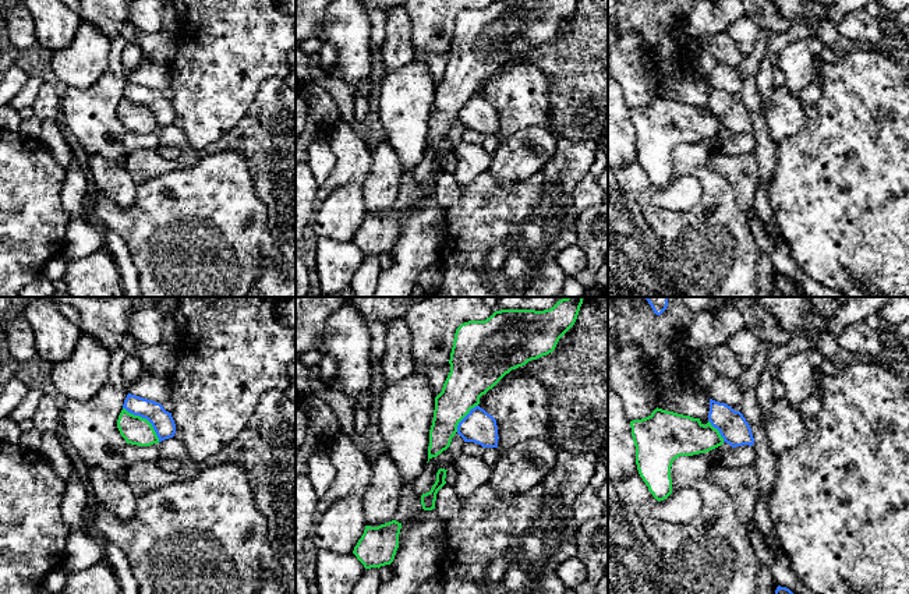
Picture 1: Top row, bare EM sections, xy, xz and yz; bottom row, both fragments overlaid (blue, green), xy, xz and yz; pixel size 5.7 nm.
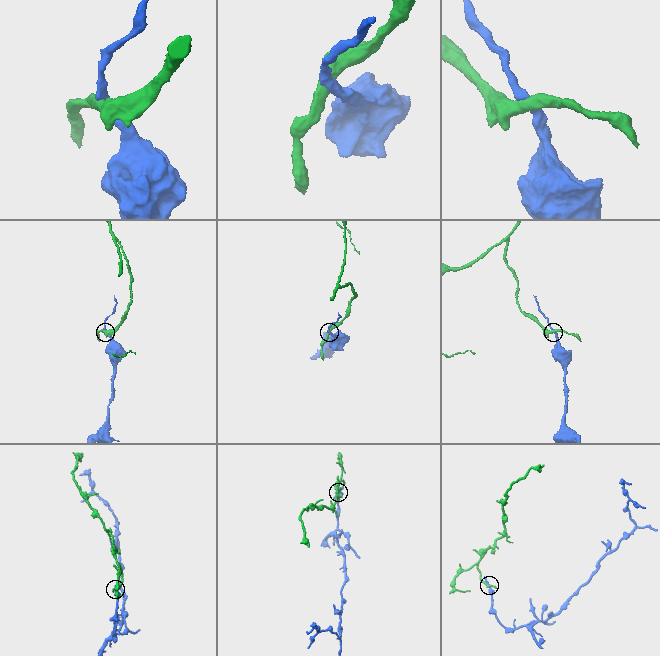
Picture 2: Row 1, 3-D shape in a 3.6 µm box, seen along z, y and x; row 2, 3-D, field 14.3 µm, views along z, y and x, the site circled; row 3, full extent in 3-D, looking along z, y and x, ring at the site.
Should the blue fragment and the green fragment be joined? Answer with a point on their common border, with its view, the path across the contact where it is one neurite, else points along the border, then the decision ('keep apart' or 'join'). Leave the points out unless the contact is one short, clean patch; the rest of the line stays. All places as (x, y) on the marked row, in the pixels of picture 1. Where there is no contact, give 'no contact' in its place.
xy (145, 417) | along xy (123, 407), (144, 417), (159, 441) | keep apart

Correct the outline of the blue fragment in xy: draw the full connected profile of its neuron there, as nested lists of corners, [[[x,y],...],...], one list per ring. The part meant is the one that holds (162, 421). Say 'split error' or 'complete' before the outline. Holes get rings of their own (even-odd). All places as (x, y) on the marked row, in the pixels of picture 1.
complete; [[[128,393],[123,409],[134,416],[146,418],[152,424],[159,442],[174,436],[176,424],[171,413],[166,411],[160,403]]]

